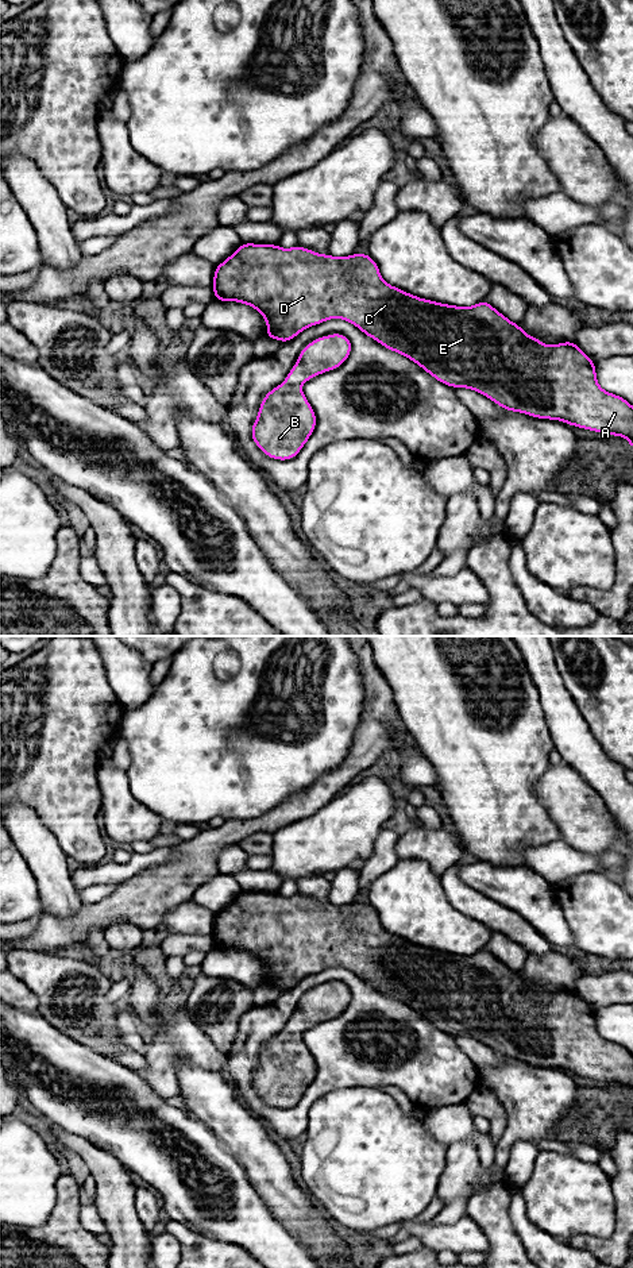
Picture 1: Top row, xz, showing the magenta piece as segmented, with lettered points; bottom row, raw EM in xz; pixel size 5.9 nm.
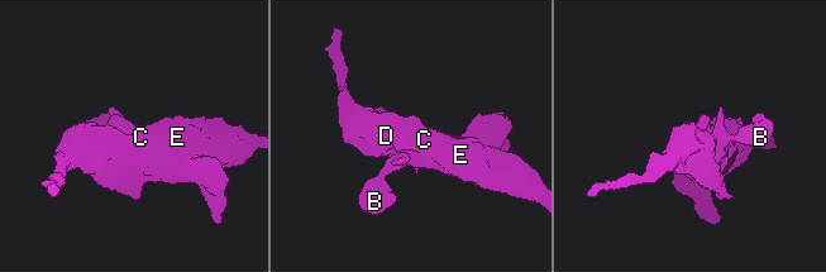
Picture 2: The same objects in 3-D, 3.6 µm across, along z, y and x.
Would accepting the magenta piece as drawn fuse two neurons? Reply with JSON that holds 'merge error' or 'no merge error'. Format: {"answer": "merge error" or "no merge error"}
{"answer": "no merge error"}

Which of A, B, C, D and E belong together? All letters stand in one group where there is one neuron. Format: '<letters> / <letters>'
A B C D E

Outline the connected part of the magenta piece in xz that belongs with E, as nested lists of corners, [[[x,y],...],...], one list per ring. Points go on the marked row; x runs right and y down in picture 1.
[[[242,243],[232,255],[216,266],[212,289],[217,301],[236,301],[255,308],[266,319],[265,338],[286,343],[308,327],[329,319],[343,319],[387,350],[409,358],[447,386],[472,389],[510,412],[622,436],[633,448],[633,405],[598,385],[595,362],[576,342],[547,346],[540,339],[529,336],[486,300],[472,307],[458,307],[406,293],[381,277],[379,266],[368,254],[355,253],[337,258],[300,244],[282,248],[278,244]]]

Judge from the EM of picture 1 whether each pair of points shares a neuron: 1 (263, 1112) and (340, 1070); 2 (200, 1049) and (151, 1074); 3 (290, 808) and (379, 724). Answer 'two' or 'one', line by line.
1: one
2: one
3: one

